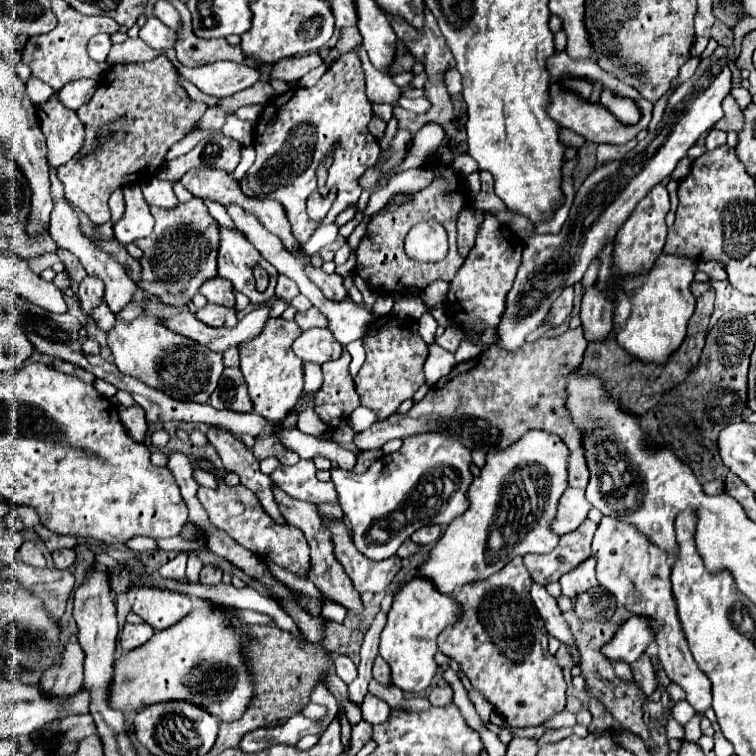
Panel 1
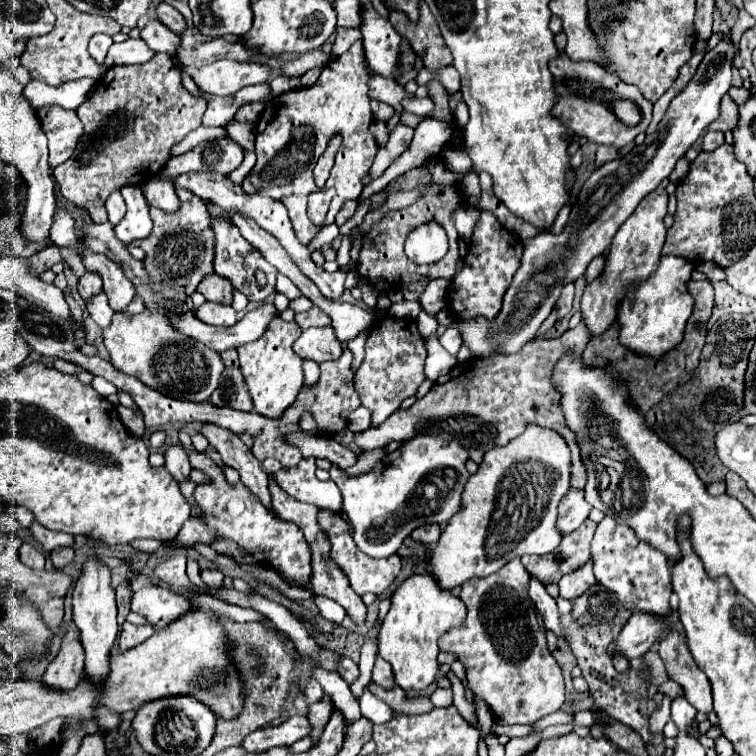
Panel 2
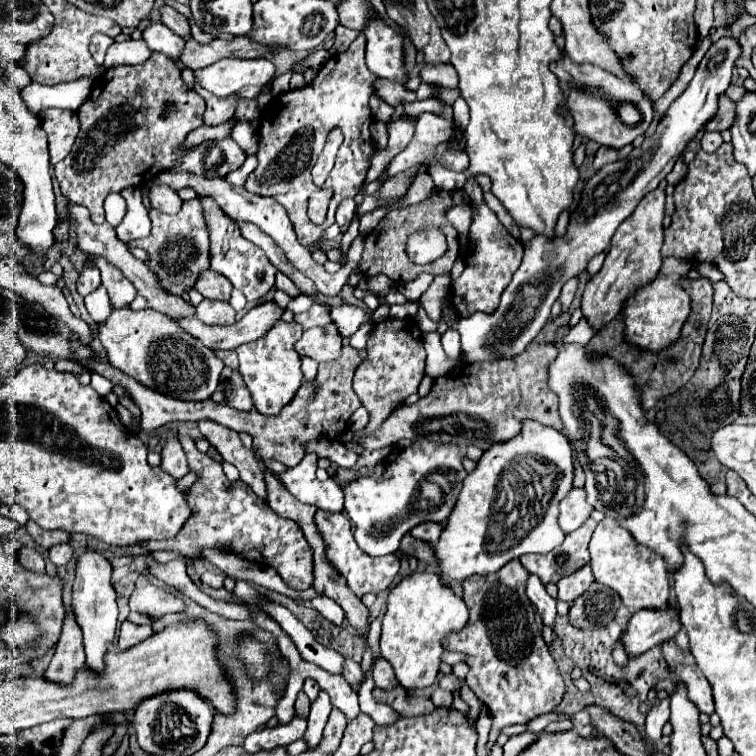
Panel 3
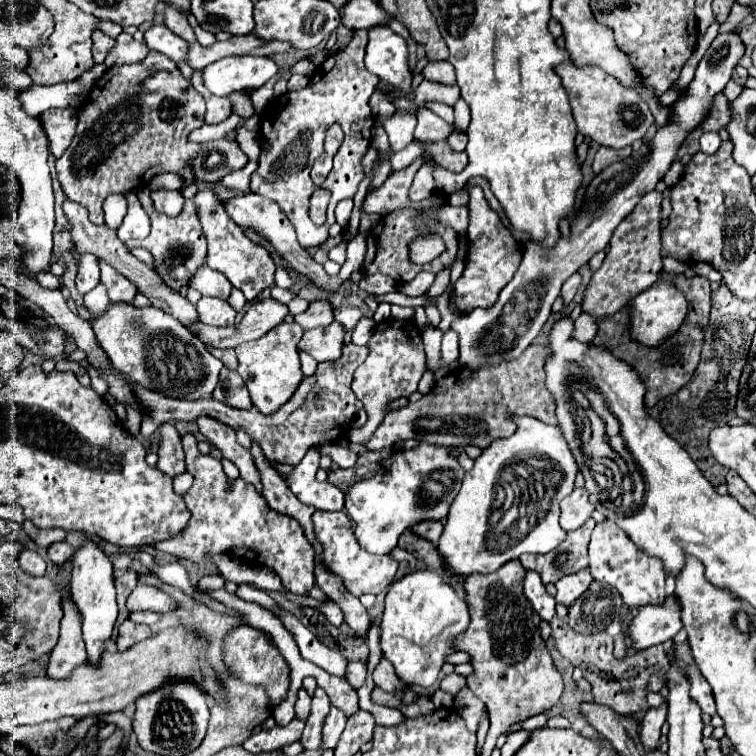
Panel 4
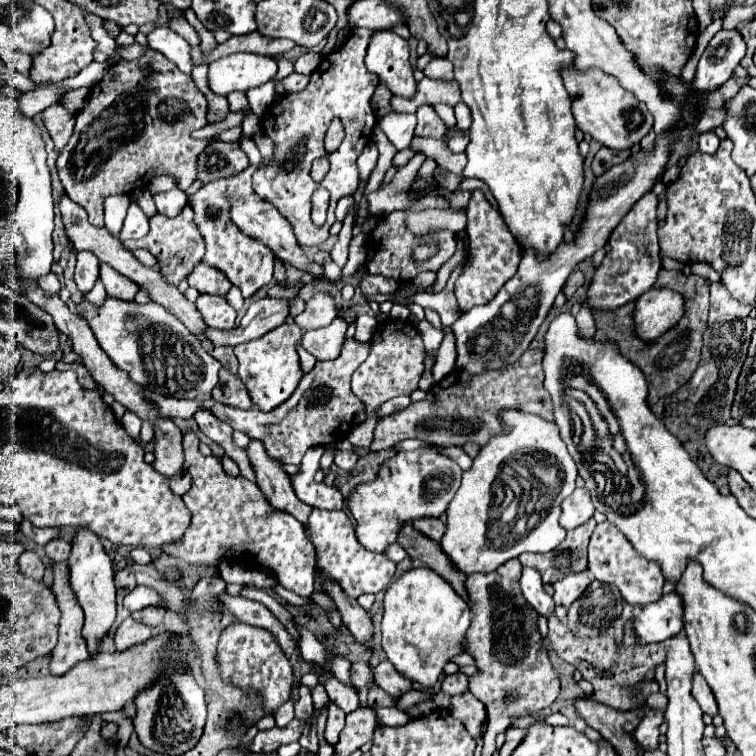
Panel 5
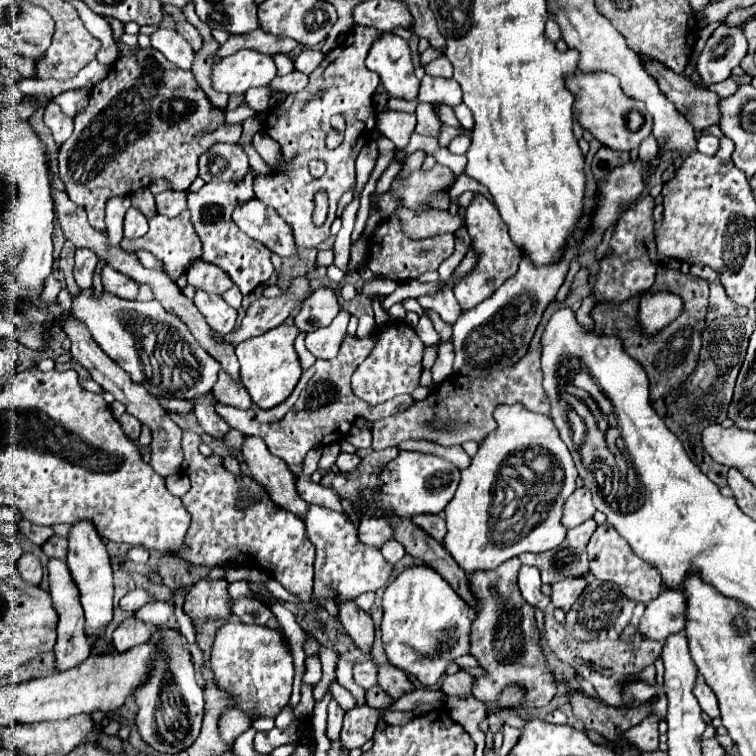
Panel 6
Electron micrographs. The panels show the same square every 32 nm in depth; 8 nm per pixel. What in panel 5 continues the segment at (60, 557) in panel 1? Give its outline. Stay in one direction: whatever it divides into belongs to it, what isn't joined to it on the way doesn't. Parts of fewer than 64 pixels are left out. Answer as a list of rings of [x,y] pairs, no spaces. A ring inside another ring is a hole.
[[[54,538],[50,544],[44,546],[46,550],[46,556],[50,560],[56,560],[56,562],[64,562],[68,558],[68,552],[70,552],[70,544],[64,540],[64,538]]]

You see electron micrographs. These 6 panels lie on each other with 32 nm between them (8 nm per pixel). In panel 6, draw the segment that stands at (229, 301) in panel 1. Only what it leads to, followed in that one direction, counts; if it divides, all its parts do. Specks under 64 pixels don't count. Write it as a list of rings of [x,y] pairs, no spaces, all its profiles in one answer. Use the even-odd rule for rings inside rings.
[[[194,260],[188,268],[188,284],[200,288],[208,294],[224,294],[232,288],[232,278],[216,264],[208,264],[204,260]]]

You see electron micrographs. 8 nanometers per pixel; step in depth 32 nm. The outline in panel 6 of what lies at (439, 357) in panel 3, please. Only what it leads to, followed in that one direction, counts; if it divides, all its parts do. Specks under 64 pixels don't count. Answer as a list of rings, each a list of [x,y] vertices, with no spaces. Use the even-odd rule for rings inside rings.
[[[424,310],[424,314],[420,316],[420,322],[418,322],[418,326],[416,326],[416,334],[418,334],[418,338],[420,338],[426,346],[438,342],[438,334],[436,334],[436,330],[434,330],[434,326],[432,326],[432,320],[430,320],[430,316],[428,316],[428,310]]]

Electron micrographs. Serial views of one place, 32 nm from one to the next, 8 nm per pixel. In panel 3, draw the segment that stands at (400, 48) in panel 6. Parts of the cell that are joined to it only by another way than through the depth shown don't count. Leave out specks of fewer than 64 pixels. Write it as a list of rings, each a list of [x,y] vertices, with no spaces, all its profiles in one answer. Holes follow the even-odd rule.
[[[374,20],[364,28],[366,34],[366,66],[378,78],[398,82],[406,88],[408,72],[404,60],[404,38],[396,34],[388,22]]]

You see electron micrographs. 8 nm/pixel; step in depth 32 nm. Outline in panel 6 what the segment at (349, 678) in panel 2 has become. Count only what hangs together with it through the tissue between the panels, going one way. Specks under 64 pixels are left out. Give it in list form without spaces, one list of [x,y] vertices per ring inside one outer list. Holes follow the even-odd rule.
[[[372,660],[354,664],[354,680],[356,684],[360,684],[362,688],[372,688],[378,684],[378,666]]]

